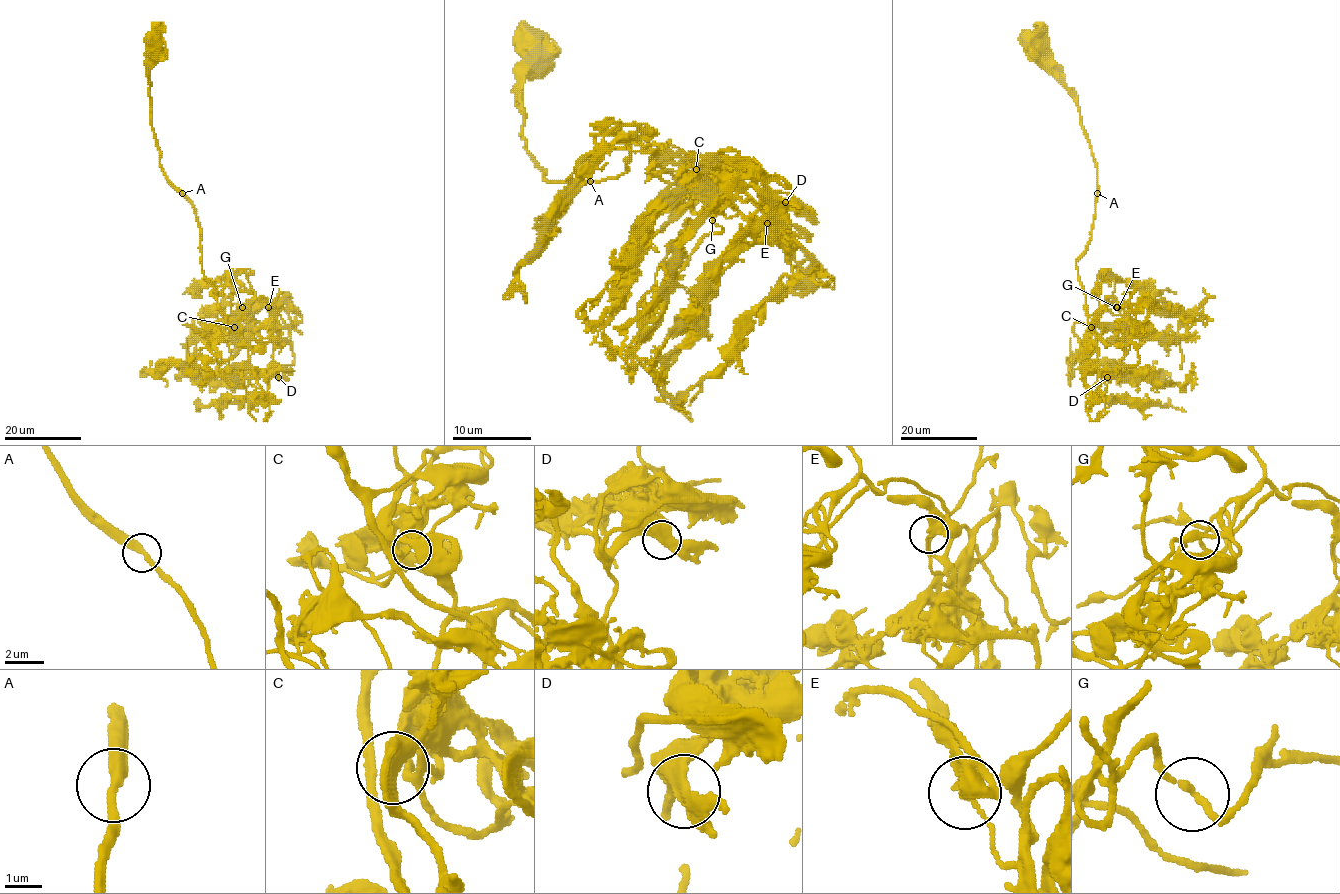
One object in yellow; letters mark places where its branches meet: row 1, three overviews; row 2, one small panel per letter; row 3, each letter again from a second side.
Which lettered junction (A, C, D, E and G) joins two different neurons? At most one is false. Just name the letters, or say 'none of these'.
none of these

